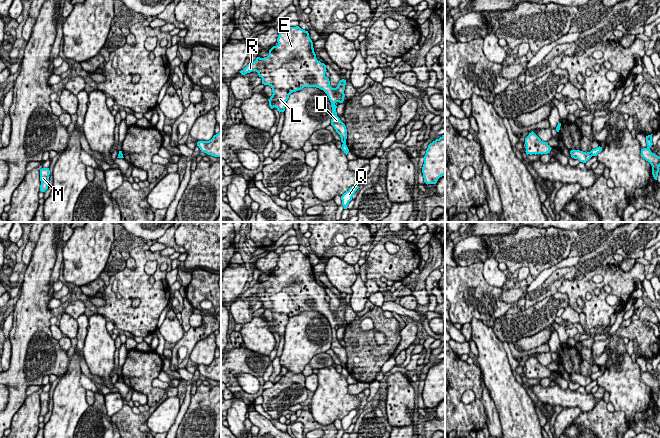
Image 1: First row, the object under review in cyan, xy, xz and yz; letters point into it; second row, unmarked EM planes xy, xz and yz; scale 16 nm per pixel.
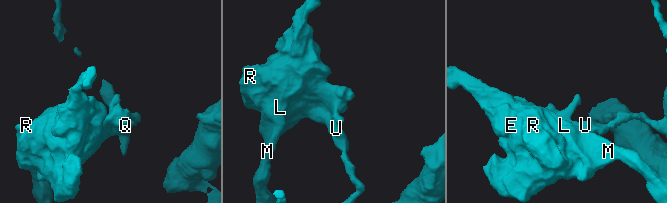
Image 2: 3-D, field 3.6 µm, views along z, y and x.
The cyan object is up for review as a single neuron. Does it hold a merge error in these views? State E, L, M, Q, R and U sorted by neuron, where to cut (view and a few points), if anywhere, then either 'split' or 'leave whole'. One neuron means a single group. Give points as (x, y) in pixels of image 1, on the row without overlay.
groups E L M R U / Q; cut yz (589, 376), (592, 379); split

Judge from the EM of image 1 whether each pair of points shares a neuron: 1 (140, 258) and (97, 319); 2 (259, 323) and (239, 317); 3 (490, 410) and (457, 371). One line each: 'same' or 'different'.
1: different
2: different
3: different

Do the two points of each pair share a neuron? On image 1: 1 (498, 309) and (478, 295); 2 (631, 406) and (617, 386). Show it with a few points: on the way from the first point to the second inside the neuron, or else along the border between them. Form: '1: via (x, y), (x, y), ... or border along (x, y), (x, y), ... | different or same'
1: via (493, 306), (489, 306), (483, 300) | same
2: via (631, 401), (622, 391) | same

